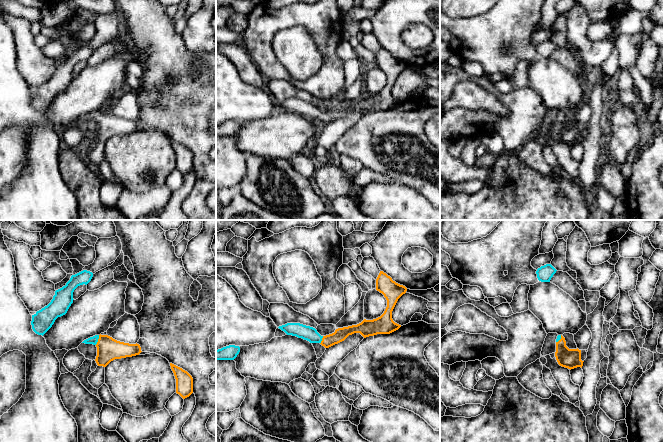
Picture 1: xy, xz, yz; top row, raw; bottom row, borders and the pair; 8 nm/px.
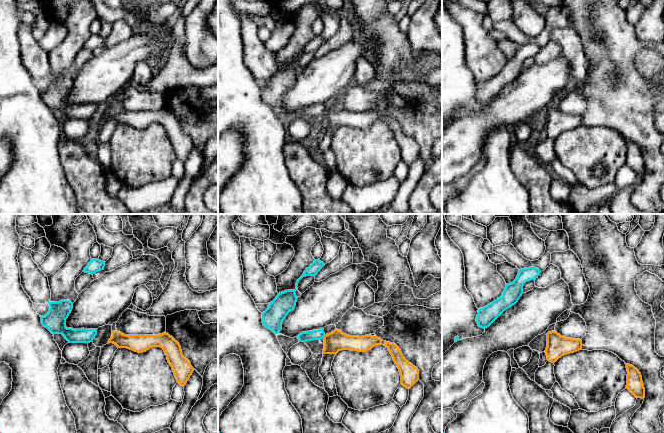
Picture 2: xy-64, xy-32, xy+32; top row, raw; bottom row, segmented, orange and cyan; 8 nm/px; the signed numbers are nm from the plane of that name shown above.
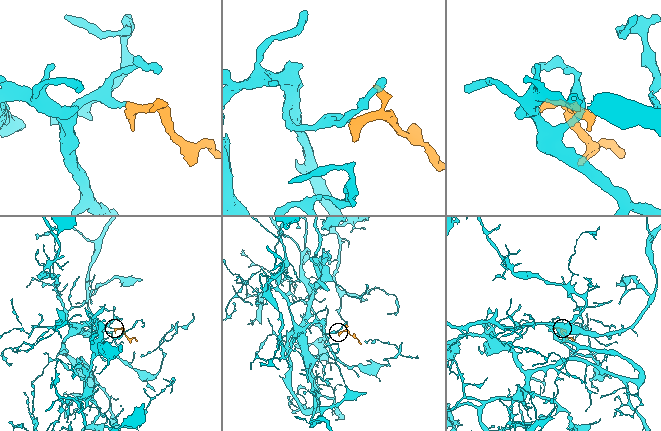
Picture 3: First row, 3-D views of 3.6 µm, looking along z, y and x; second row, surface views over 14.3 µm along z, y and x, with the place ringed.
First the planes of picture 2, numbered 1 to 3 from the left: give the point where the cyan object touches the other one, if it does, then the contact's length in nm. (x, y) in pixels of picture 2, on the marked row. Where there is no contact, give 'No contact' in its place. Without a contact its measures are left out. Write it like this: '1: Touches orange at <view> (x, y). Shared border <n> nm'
1: No contact
2: Touches orange at xy-32 (324, 336). Shared border 30 nm
3: No contact

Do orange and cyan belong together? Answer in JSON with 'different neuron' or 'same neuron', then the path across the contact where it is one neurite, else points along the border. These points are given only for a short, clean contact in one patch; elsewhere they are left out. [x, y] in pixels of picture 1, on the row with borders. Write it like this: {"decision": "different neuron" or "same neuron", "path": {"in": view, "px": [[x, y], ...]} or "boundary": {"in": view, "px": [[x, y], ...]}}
{"decision": "same neuron", "path": {"in": "xy", "px": [[108, 349], [98, 340], [93, 340]]}}

